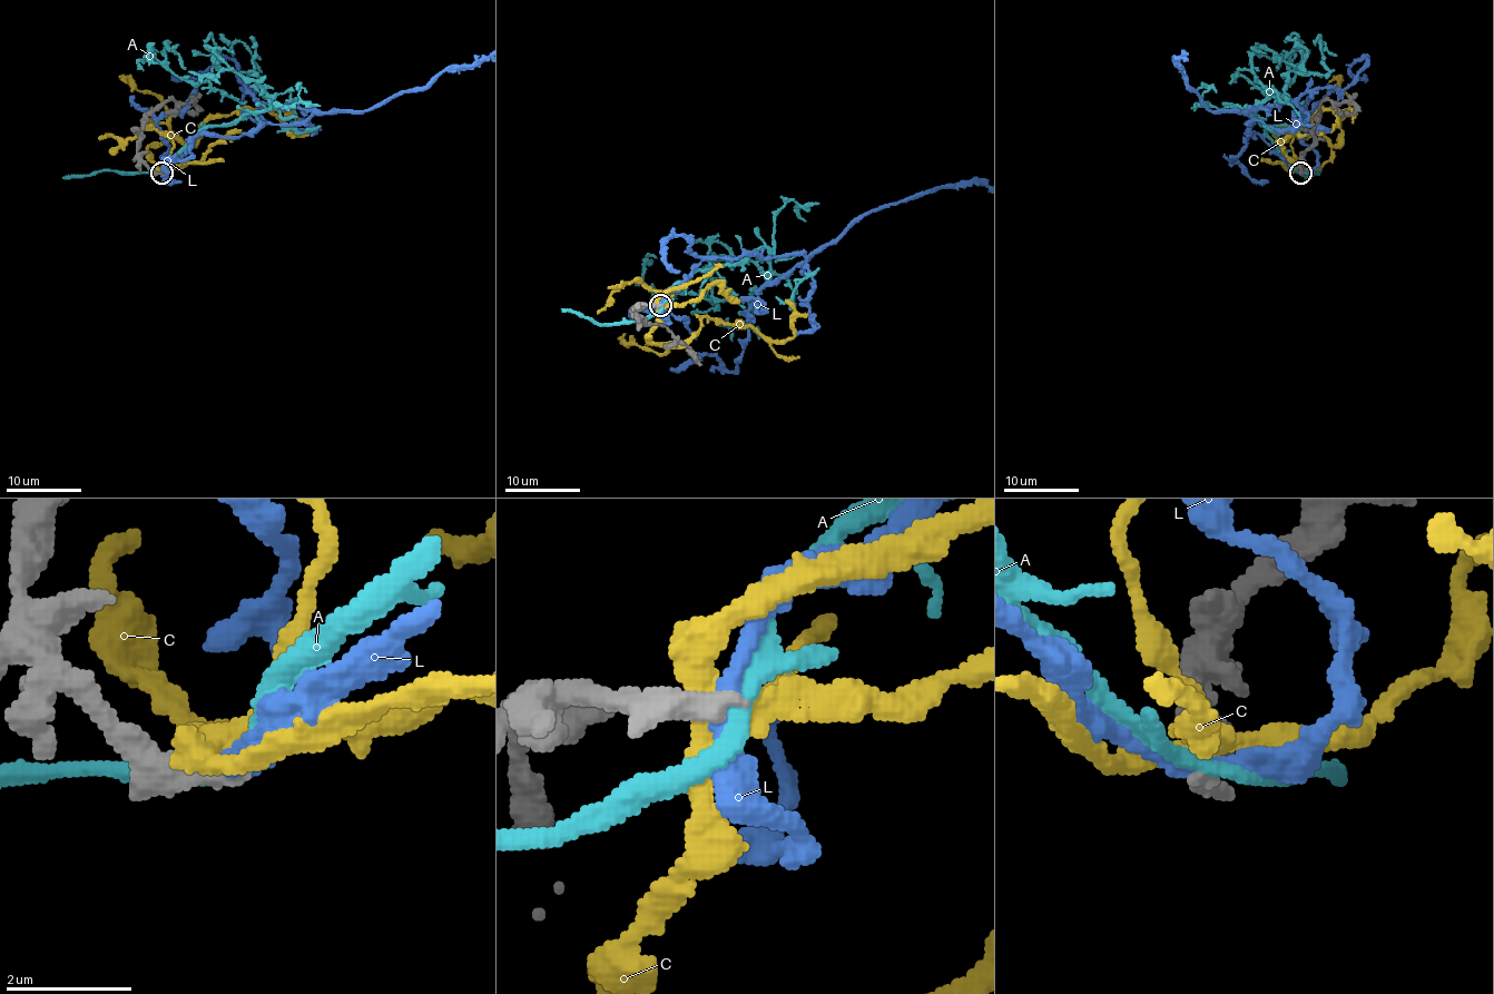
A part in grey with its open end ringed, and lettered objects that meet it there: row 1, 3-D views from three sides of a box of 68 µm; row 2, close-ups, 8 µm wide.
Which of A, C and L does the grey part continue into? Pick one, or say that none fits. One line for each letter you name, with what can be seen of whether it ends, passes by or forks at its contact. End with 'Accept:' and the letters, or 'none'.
Accept: none

